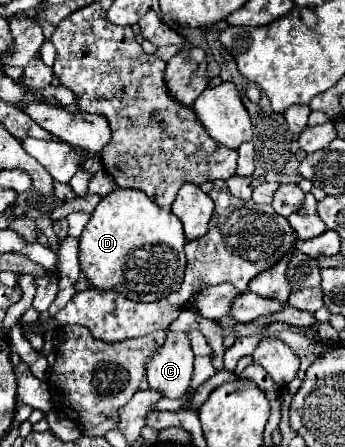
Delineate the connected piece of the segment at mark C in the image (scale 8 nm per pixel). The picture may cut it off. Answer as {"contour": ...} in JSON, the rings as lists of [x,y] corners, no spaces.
{"contour":[[[169,331],[165,345],[147,363],[149,389],[159,391],[167,399],[185,401],[183,409],[191,409],[193,393],[189,393],[193,377],[193,351],[185,333]]]}

